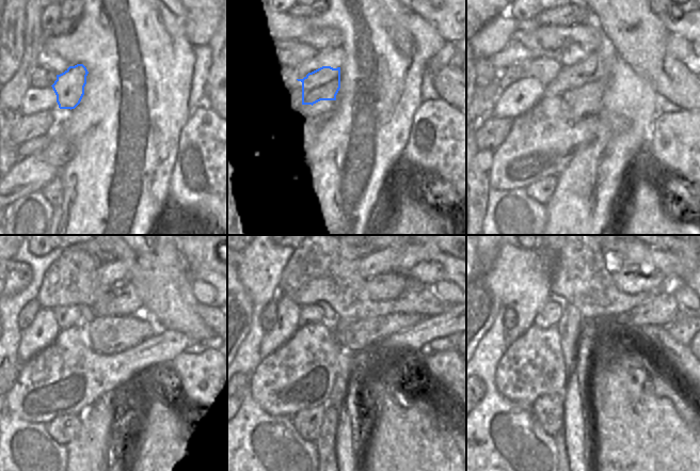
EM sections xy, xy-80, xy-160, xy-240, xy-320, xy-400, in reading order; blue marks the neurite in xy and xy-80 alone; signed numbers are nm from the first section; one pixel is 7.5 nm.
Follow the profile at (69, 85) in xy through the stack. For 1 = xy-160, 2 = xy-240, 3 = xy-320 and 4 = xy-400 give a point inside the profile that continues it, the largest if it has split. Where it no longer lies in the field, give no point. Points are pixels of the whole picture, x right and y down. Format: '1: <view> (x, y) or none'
1: xy-160 (590, 68)
2: xy-240 (126, 300)
3: xy-320 (384, 286)
4: xy-400 (631, 279)

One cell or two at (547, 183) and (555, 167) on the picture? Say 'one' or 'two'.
two

